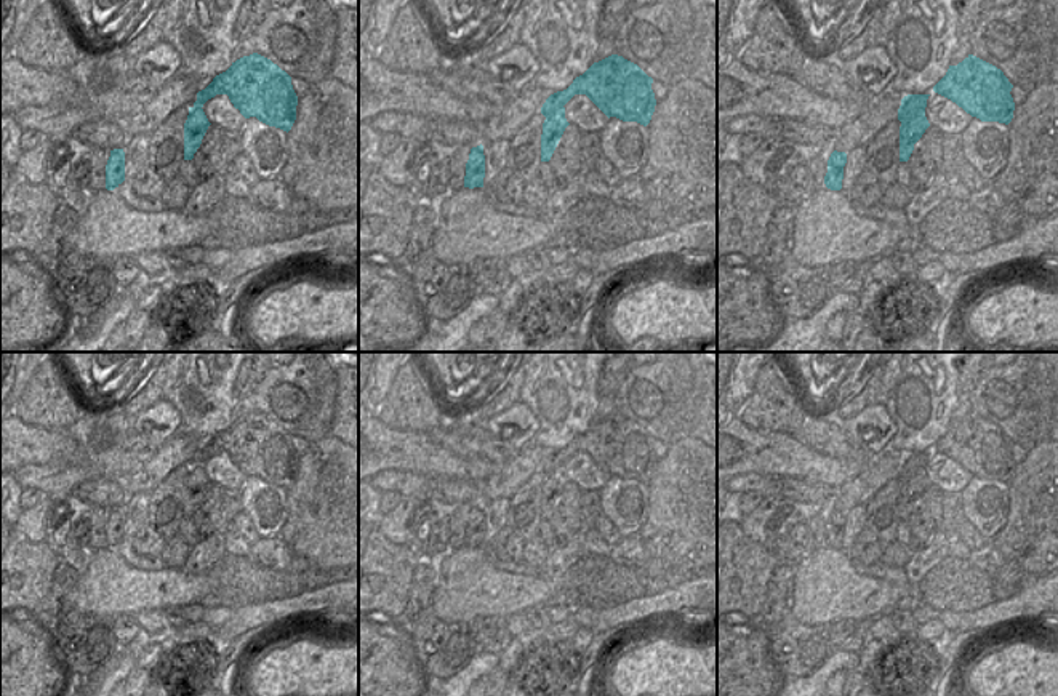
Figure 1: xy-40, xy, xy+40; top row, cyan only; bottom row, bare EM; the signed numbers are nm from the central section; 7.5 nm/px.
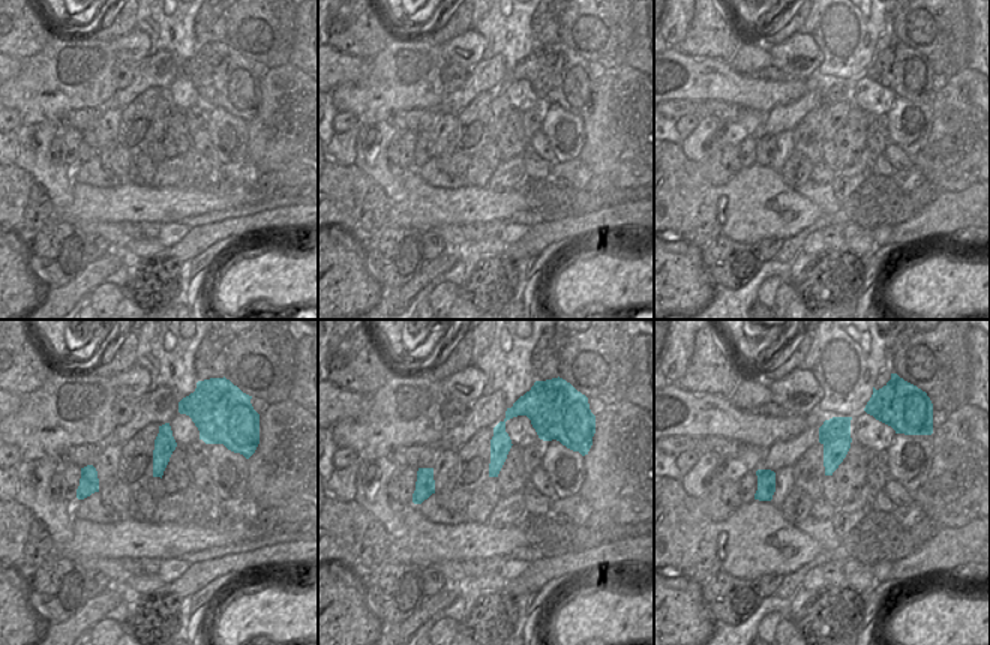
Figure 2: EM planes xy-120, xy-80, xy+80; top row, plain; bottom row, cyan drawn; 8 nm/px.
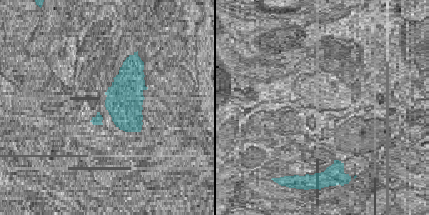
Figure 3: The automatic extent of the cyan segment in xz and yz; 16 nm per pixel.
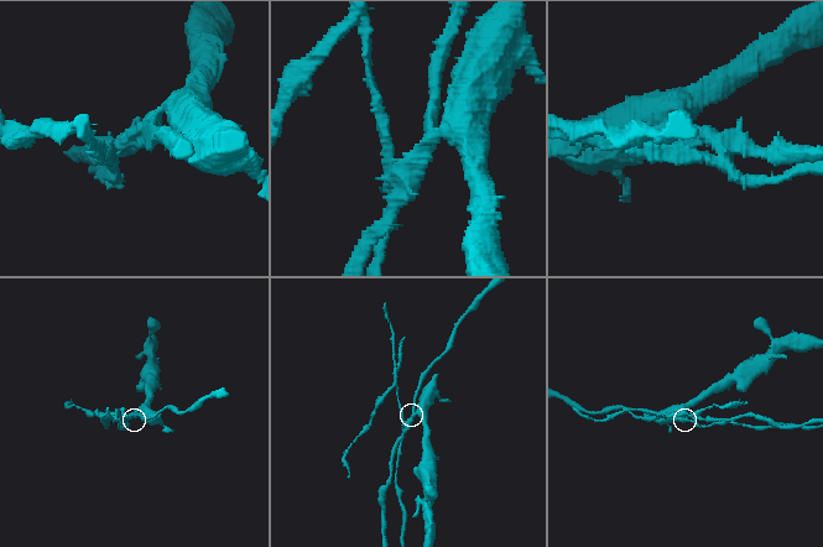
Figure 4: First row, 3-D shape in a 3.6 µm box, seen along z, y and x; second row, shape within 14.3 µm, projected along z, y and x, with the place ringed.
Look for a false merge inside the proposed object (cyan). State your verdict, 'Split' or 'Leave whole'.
Split

